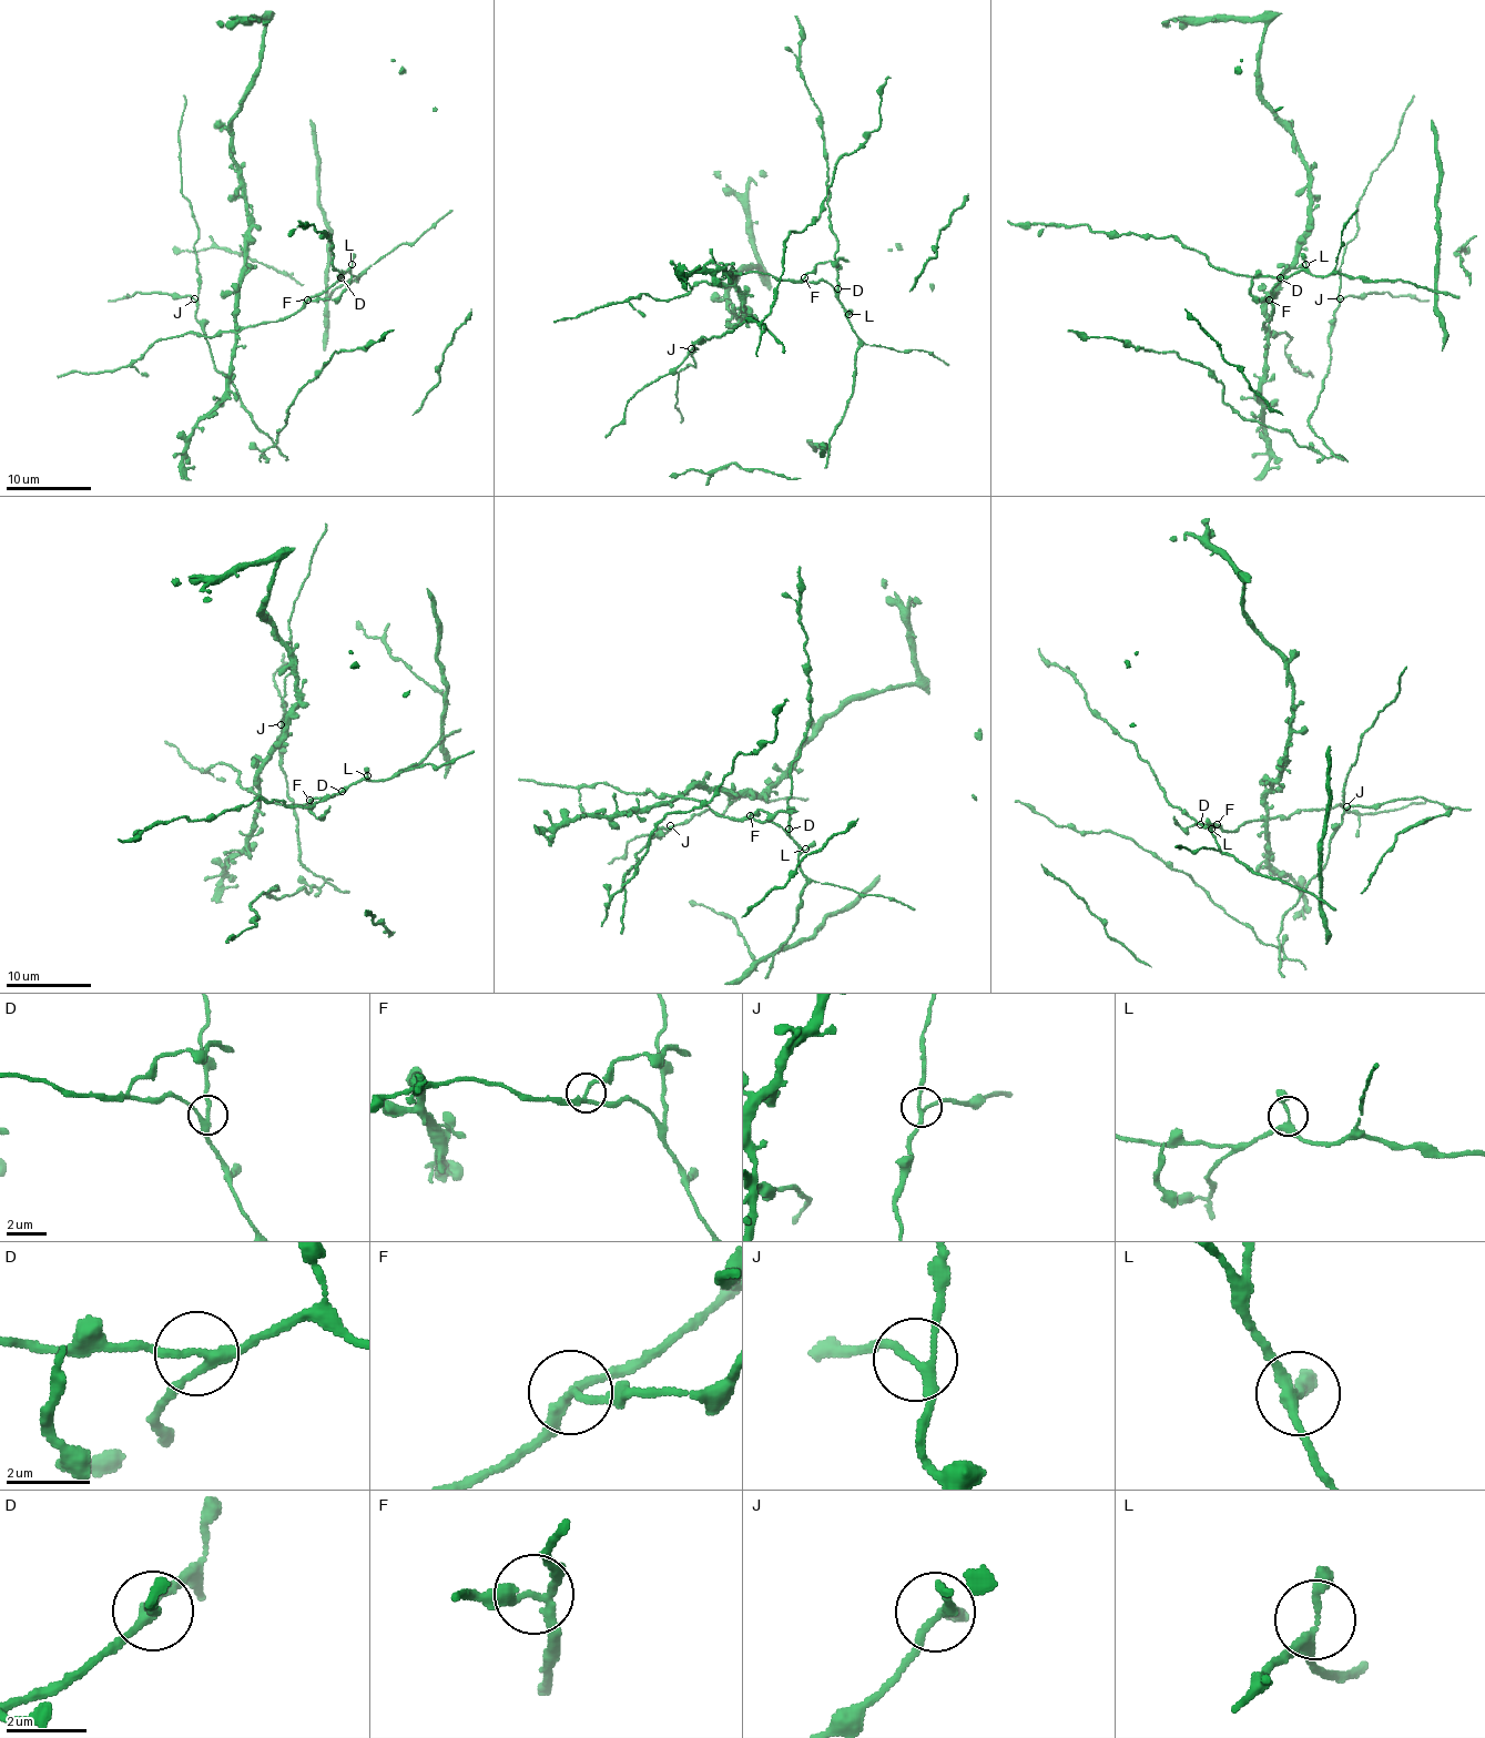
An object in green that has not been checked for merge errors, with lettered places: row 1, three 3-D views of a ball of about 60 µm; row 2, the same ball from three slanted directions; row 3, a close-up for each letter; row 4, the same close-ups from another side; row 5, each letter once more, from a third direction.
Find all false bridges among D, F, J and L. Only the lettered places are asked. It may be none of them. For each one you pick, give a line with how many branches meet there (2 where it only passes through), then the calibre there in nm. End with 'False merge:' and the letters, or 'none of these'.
F: branches 3; calibre 180 nm
False merge: F

